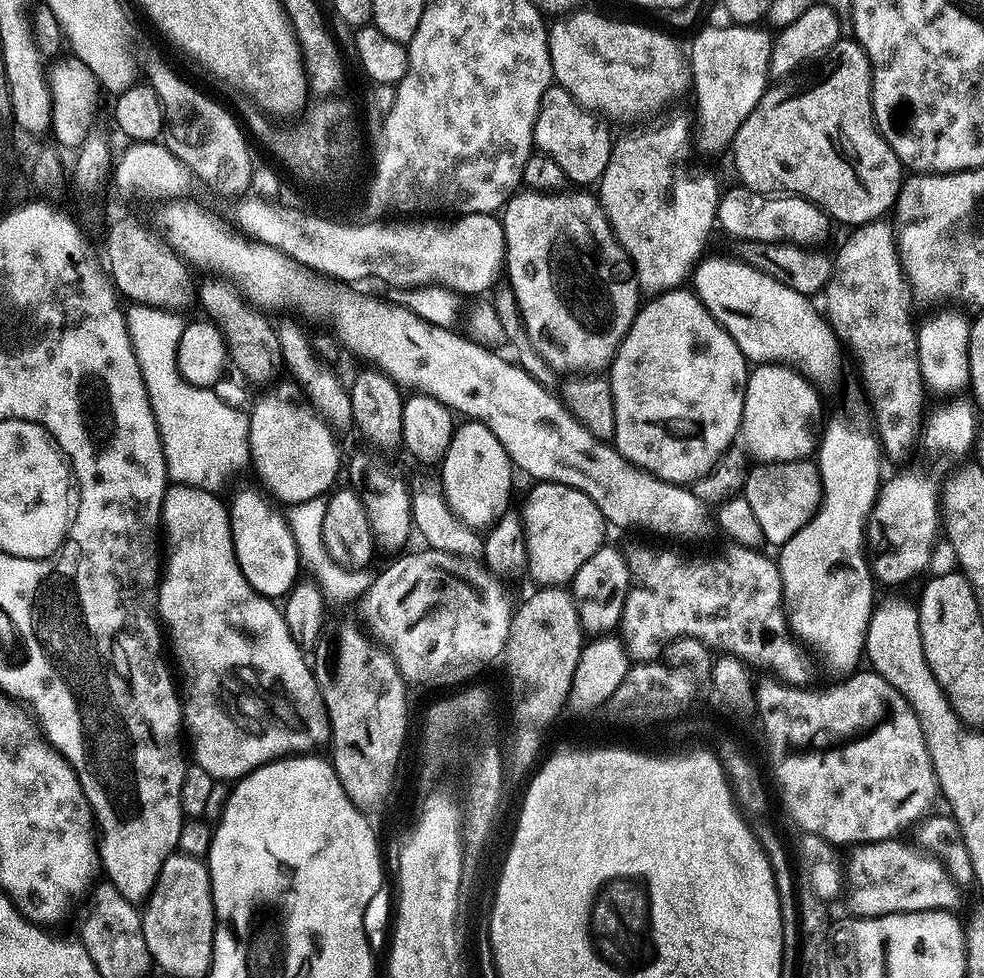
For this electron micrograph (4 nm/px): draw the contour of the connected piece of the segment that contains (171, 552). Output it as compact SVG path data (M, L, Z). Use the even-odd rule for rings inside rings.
M172 484L169 487L168 492L164 496L164 519L162 521L162 532L163 535L166 537L166 563L163 565L162 568L162 579L159 581L158 584L158 611L160 614L160 619L162 621L163 627L166 629L166 636L167 639L170 641L170 652L171 655L174 657L176 655L175 663L178 665L180 663L180 668L184 671L184 676L188 679L188 692L186 688L186 703L184 704L184 723L186 725L186 732L187 735L190 737L190 752L192 752L196 757L194 757L195 763L198 763L202 766L202 770L206 770L208 772L209 777L213 781L219 782L219 780L228 780L227 782L235 782L240 779L241 776L247 776L248 773L252 772L256 768L261 768L264 764L271 764L273 760L277 758L284 758L287 757L289 754L300 754L303 753L305 750L312 750L315 744L320 744L329 739L330 733L328 731L328 711L324 708L324 699L320 696L320 685L316 683L316 677L314 675L313 669L310 667L308 669L308 664L306 661L306 654L303 652L302 649L298 647L298 645L294 642L294 638L290 634L290 630L286 626L286 622L284 621L284 613L281 611L279 607L276 608L274 605L271 604L271 599L265 598L261 593L257 592L255 588L252 587L250 581L248 581L248 577L242 574L242 570L240 569L240 564L236 560L236 551L234 550L234 546L232 545L232 527L230 526L230 522L228 521L228 508L226 507L225 501L224 504L222 501L219 500L217 493L215 491L206 489L206 488L191 488L189 484ZM268 695L269 700L269 708L268 713L265 714L264 717L260 720L260 732L248 732L245 734L244 737L240 740L240 712L244 716L256 716L260 712L260 704L256 700L244 700L240 704L240 696L264 696Z

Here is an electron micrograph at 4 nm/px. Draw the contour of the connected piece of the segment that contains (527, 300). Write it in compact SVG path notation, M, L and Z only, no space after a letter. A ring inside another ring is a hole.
M520 190L517 191L504 205L502 209L502 223L504 226L504 259L506 261L506 276L512 283L511 295L514 297L517 306L520 308L520 315L523 317L525 328L533 342L533 346L544 357L545 360L555 361L555 356L572 370L592 370L588 368L604 369L611 363L613 356L620 349L624 335L630 330L637 312L642 307L642 289L638 279L635 264L632 262L624 245L616 238L612 231L612 223L604 212L604 206L595 195L592 196L588 190L576 190L580 192L564 192L565 190Z

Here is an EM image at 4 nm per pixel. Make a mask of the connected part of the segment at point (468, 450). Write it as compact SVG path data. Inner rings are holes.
M465 419L460 423L455 425L450 446L438 465L439 487L444 501L463 524L487 530L509 509L514 465L502 442L498 442L498 438L481 420Z

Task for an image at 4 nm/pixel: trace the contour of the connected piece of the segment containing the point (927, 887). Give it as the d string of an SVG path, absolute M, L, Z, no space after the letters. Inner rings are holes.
M893 838L890 840L876 840L873 844L862 844L851 849L852 857L849 858L848 864L846 860L846 888L849 888L848 892L848 904L852 907L850 910L853 917L866 917L866 916L884 916L894 915L897 912L924 912L924 911L942 911L956 910L960 904L960 895L962 895L962 889L960 885L952 881L952 876L948 871L944 869L944 864L941 860L937 860L935 856L929 856L923 851L917 850L915 847L907 848L904 844L899 844L899 839Z

